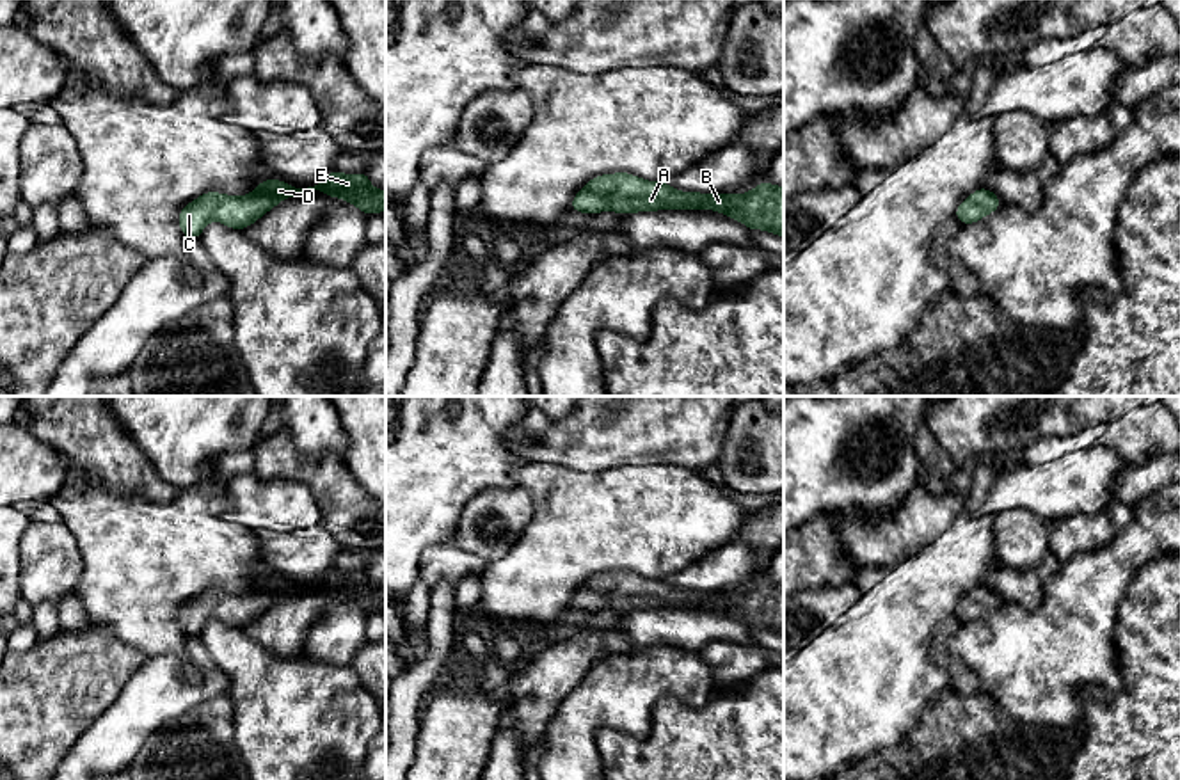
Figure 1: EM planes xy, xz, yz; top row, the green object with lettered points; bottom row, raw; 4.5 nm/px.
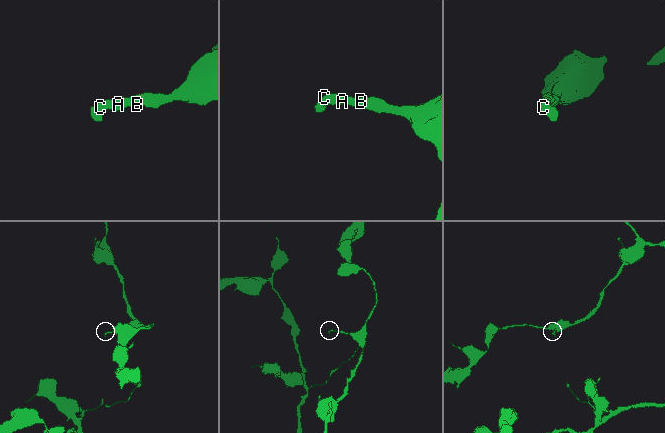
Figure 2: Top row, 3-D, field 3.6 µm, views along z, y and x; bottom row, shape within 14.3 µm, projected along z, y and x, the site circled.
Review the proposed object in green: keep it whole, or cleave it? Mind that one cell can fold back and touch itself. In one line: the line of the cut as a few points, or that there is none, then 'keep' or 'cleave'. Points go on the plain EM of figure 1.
cut none; keep

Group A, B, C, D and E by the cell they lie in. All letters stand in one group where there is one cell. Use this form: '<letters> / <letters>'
A B C D E

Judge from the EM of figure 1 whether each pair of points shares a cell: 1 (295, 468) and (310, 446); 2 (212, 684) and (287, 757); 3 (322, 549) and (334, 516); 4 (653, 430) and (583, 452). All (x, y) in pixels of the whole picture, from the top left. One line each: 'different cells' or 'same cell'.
1: different cells
2: different cells
3: different cells
4: same cell

